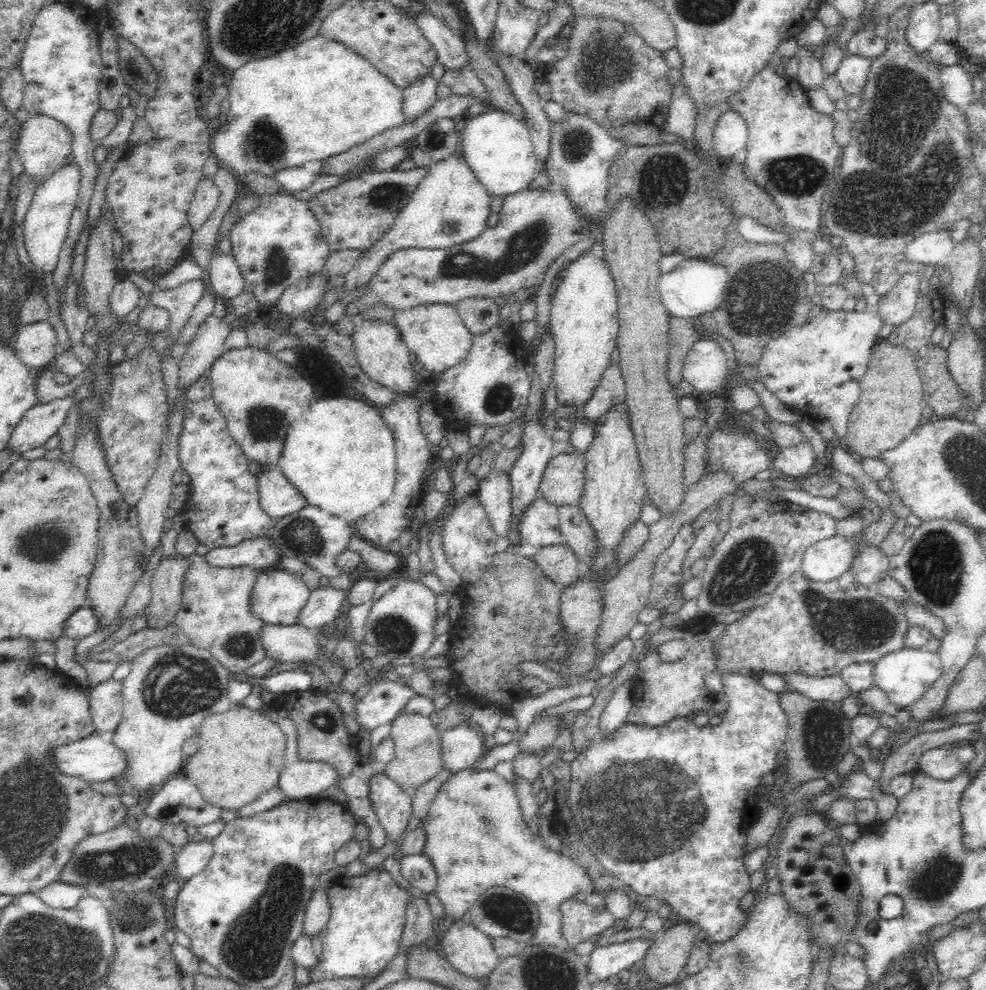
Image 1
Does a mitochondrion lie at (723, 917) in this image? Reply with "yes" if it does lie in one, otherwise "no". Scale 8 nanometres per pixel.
no

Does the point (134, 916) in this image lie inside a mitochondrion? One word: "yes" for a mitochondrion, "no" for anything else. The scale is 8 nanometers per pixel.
yes

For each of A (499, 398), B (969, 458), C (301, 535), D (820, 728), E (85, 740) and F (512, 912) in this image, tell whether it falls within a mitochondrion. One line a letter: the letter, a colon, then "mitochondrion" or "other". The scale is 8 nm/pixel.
A: mitochondrion
B: mitochondrion
C: mitochondrion
D: mitochondrion
E: other
F: mitochondrion

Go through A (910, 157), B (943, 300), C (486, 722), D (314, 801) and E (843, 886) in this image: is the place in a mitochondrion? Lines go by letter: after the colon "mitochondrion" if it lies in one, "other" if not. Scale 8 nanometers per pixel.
A: mitochondrion
B: other
C: other
D: other
E: mitochondrion

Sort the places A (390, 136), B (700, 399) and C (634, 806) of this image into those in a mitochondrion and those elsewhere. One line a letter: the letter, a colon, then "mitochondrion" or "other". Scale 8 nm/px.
A: other
B: other
C: mitochondrion

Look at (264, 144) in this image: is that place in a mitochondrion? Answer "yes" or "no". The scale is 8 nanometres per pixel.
yes

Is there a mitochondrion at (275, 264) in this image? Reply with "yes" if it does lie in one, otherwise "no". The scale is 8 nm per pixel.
yes

